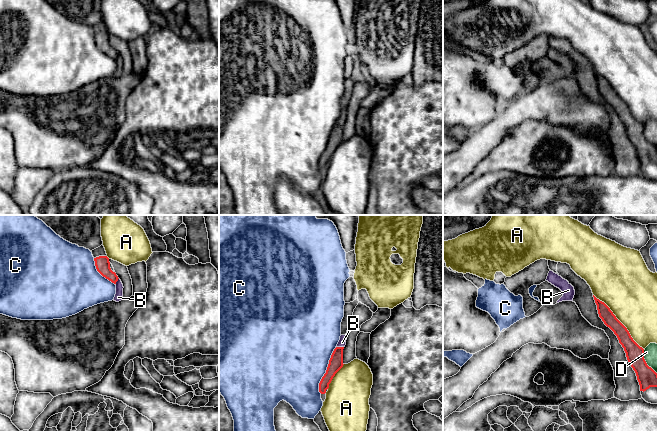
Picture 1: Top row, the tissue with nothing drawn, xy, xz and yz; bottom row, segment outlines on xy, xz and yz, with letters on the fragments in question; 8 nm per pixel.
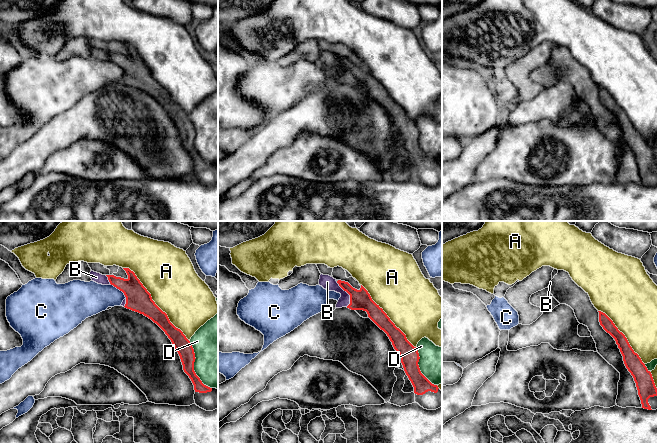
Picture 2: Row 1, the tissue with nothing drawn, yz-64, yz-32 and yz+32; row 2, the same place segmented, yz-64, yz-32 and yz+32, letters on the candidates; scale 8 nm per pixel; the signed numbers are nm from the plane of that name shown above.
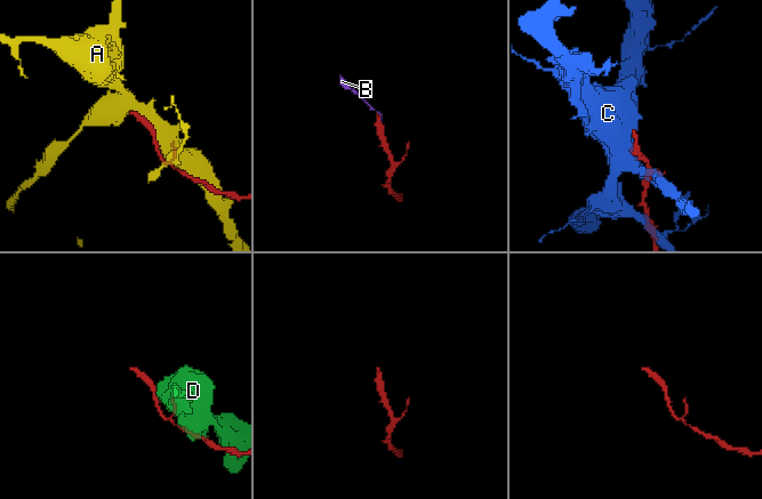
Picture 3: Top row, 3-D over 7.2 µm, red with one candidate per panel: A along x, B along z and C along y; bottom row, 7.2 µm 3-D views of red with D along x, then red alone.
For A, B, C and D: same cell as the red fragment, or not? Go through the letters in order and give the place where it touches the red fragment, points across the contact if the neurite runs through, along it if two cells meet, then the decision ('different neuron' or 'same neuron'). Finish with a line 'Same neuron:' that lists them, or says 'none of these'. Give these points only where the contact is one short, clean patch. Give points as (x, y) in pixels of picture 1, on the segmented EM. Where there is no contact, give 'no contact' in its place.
A: yz (619, 321) | different neuron
B: xz (340, 347) | across xz (335, 364), (340, 347), (342, 342) | same neuron
C: xz (326, 370) | different neuron
D: yz (645, 362) | different neuron
Same neuron: B

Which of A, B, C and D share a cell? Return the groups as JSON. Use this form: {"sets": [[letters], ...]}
{"sets": [["A"], ["B"], ["C"], ["D"]]}

